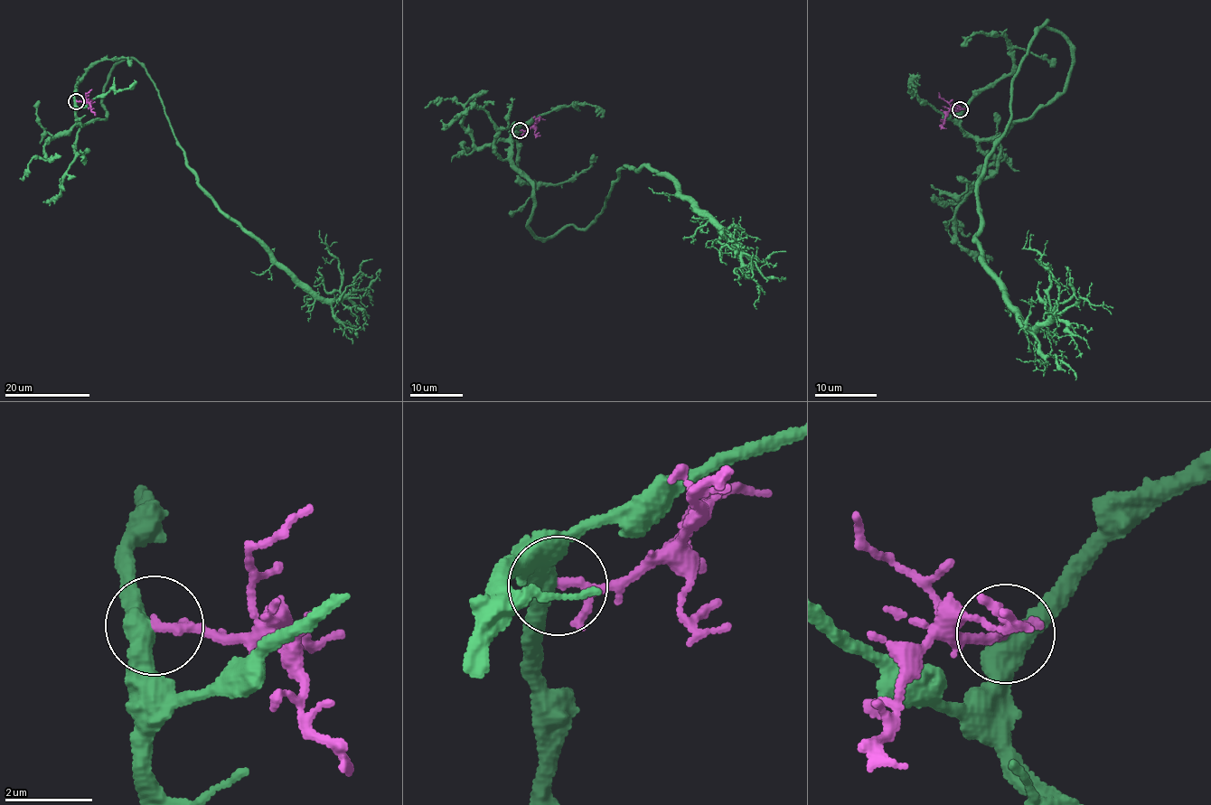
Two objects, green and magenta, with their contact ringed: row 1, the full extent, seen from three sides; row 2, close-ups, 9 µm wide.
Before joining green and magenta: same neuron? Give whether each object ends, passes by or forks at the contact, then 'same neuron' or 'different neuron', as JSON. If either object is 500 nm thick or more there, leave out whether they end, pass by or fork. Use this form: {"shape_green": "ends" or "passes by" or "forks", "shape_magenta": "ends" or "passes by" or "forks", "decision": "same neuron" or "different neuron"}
{"decision": "different neuron"}

